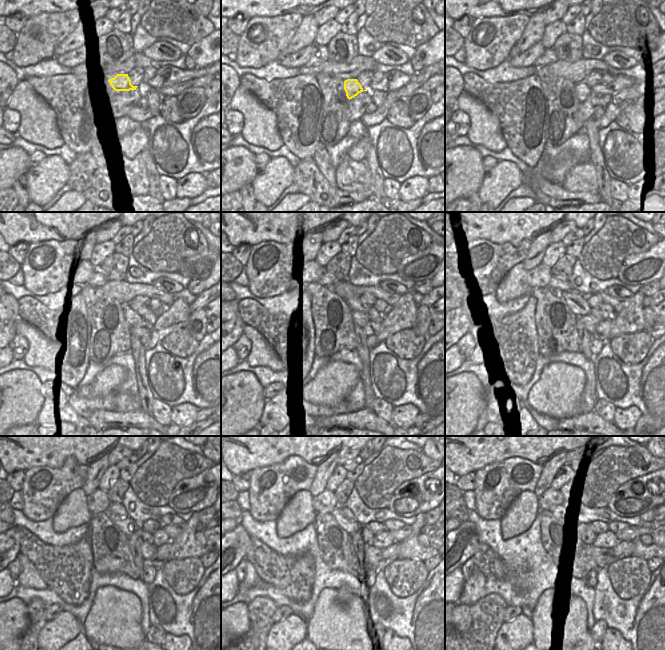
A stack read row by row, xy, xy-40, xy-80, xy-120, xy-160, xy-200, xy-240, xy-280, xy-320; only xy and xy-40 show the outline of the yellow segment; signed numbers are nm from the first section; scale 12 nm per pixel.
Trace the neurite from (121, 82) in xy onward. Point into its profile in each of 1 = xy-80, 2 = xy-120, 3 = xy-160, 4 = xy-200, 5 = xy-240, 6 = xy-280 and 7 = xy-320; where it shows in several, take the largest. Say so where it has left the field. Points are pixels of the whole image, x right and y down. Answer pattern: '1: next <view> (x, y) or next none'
1: next xy-80 (582, 91)
2: next xy-120 (133, 318)
3: next xy-160 (360, 319)
4: next xy-200 (589, 322)
5: next xy-240 (148, 551)
6: next xy-280 (372, 555)
7: next xy-320 (603, 557)

